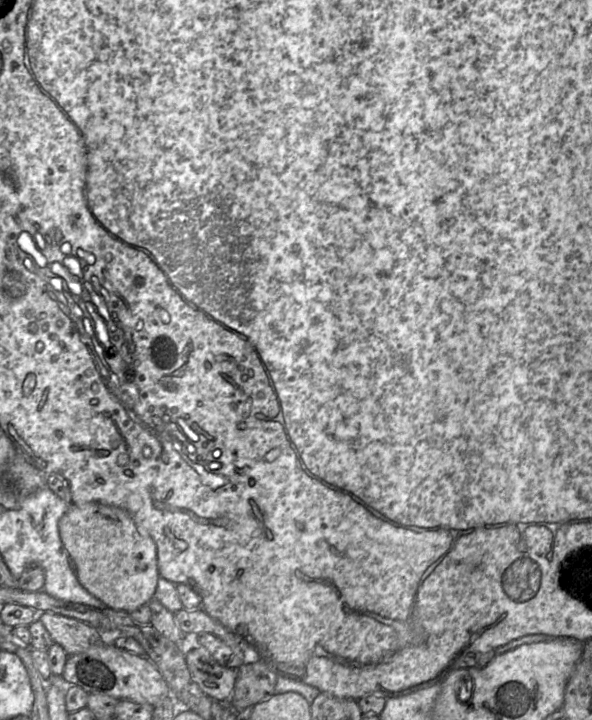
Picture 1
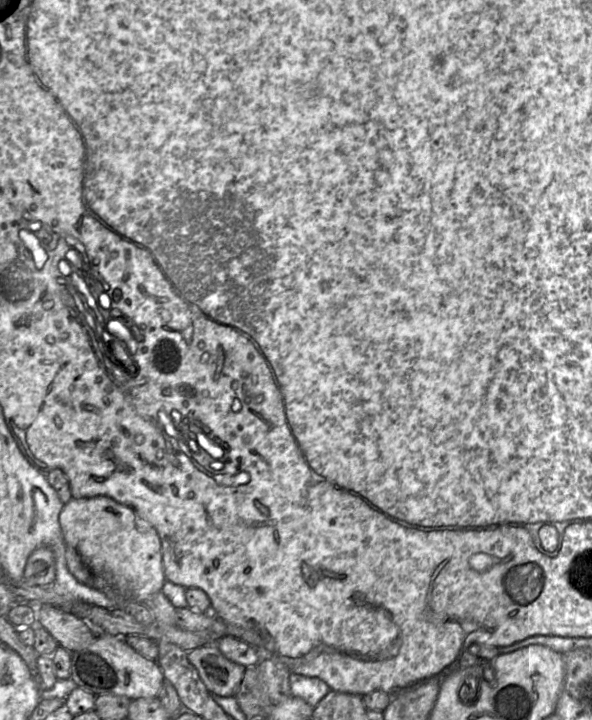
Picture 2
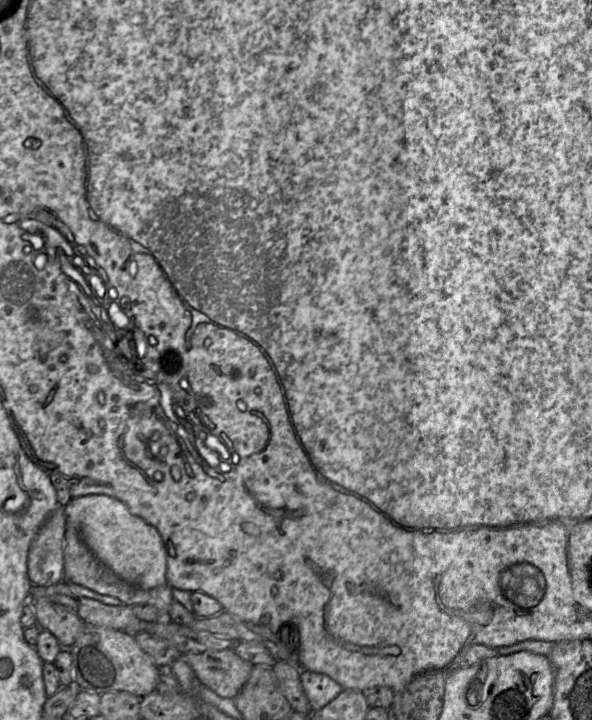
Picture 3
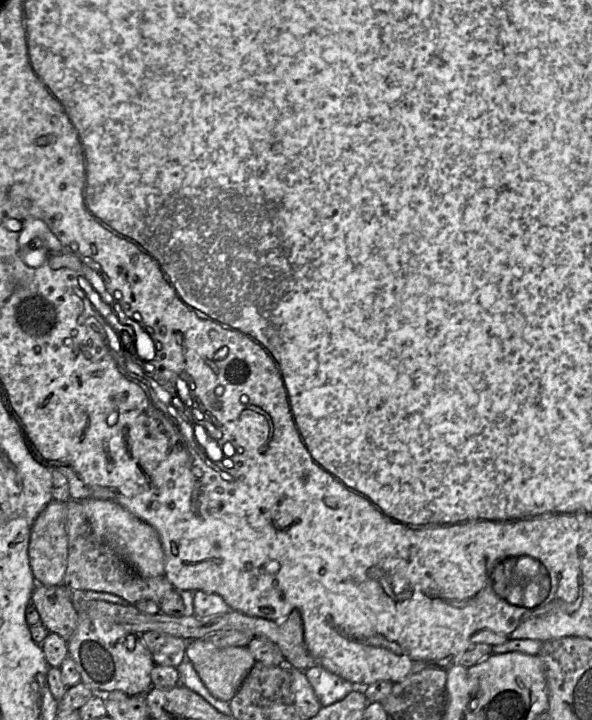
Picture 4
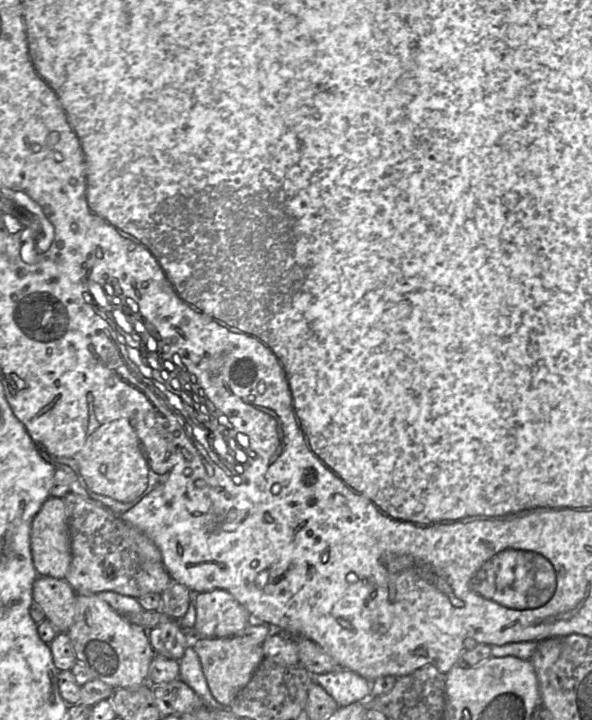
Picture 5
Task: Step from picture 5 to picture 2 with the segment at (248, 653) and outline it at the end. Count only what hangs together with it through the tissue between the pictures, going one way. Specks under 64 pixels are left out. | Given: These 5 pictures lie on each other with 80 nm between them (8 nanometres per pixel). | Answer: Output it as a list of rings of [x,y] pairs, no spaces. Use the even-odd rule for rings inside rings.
[[[215,644],[191,650],[187,658],[211,695],[235,697],[246,667],[228,660]]]

